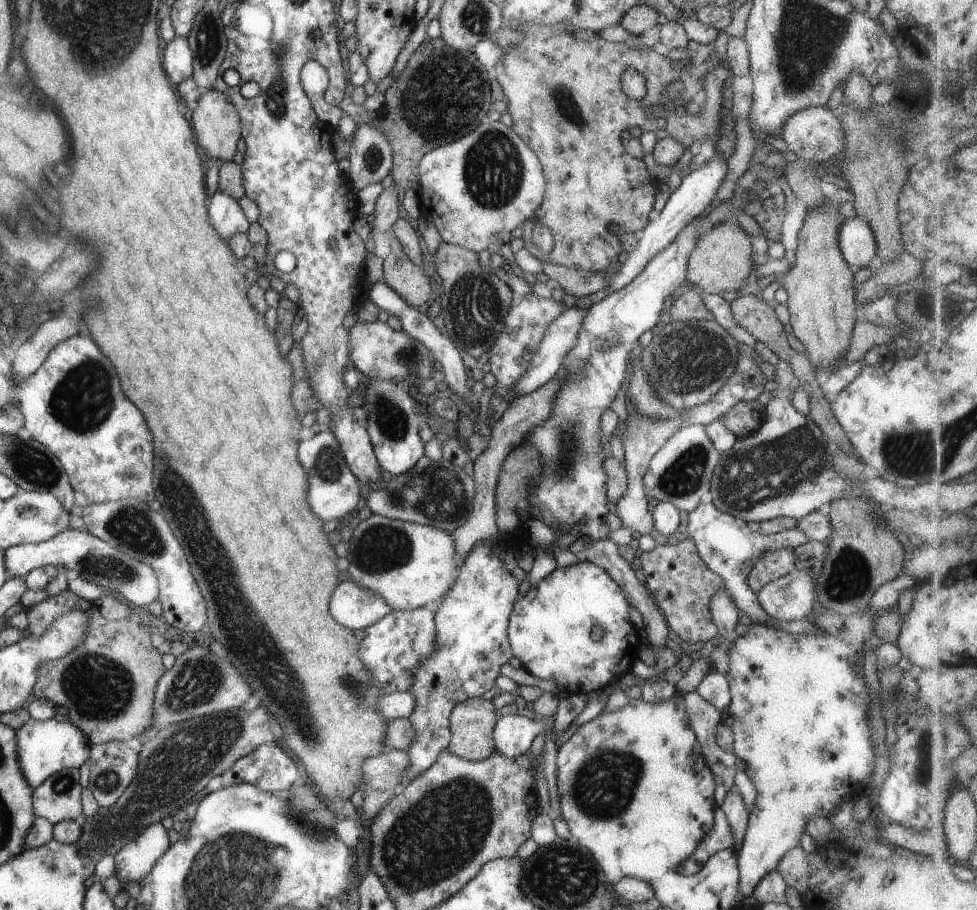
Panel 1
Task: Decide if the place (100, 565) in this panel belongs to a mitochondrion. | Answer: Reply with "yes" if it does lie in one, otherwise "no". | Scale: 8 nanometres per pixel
yes

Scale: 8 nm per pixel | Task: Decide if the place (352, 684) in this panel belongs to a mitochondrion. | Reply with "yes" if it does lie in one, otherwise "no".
yes

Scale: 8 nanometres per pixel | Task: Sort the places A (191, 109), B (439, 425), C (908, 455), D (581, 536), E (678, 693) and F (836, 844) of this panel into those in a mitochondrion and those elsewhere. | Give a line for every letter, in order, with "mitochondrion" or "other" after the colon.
A: other
B: other
C: mitochondrion
D: other
E: other
F: other

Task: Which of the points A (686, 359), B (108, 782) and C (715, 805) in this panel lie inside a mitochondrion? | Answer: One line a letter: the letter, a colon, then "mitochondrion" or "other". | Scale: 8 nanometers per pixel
A: mitochondrion
B: mitochondrion
C: other

